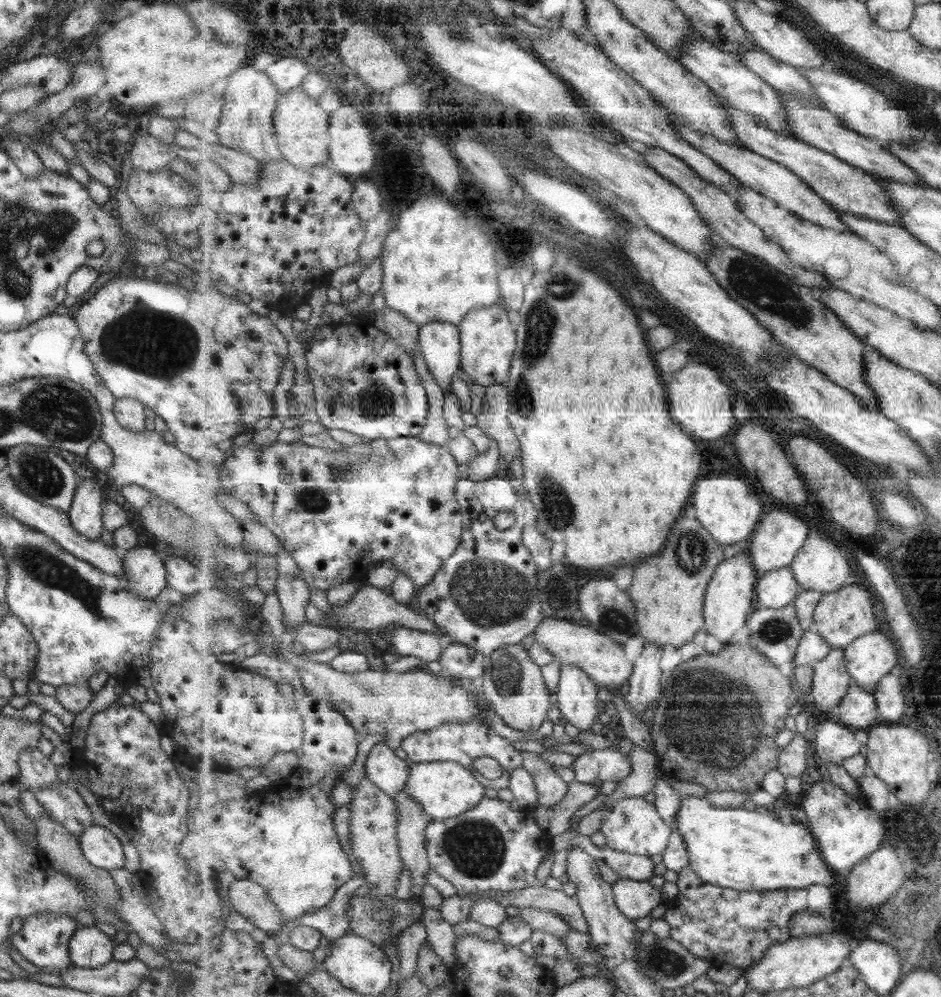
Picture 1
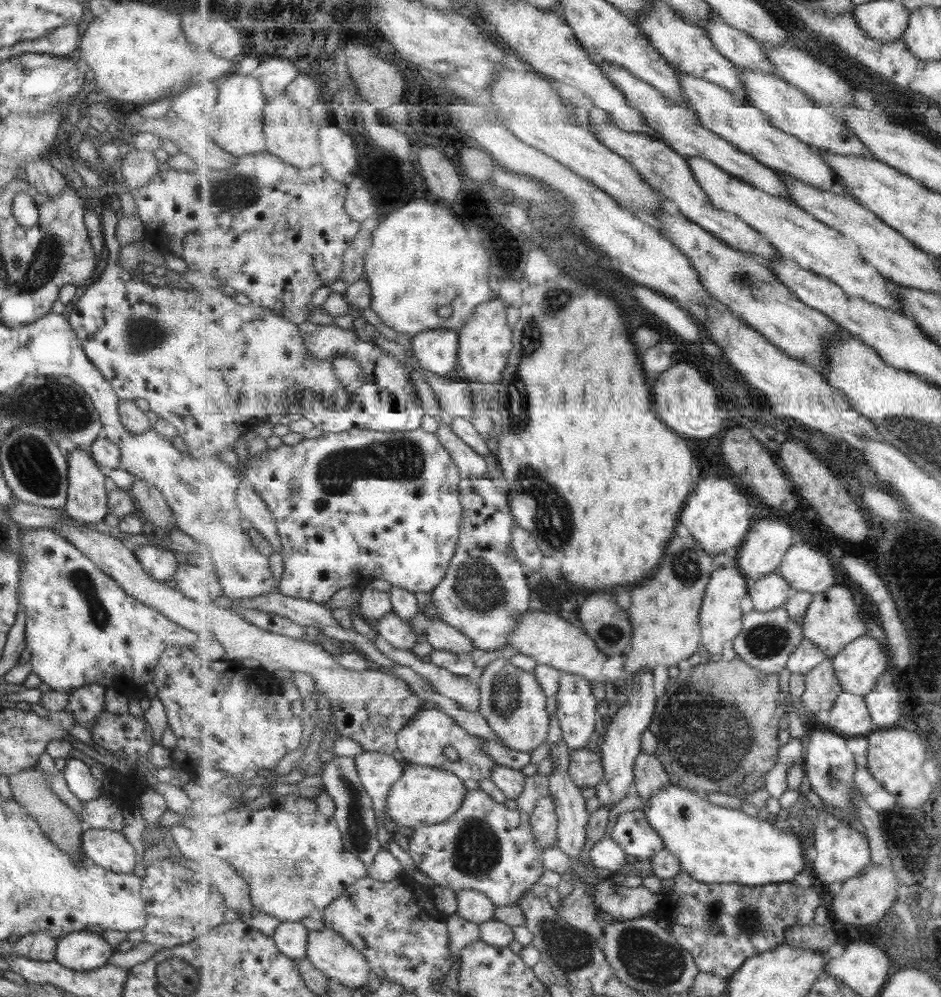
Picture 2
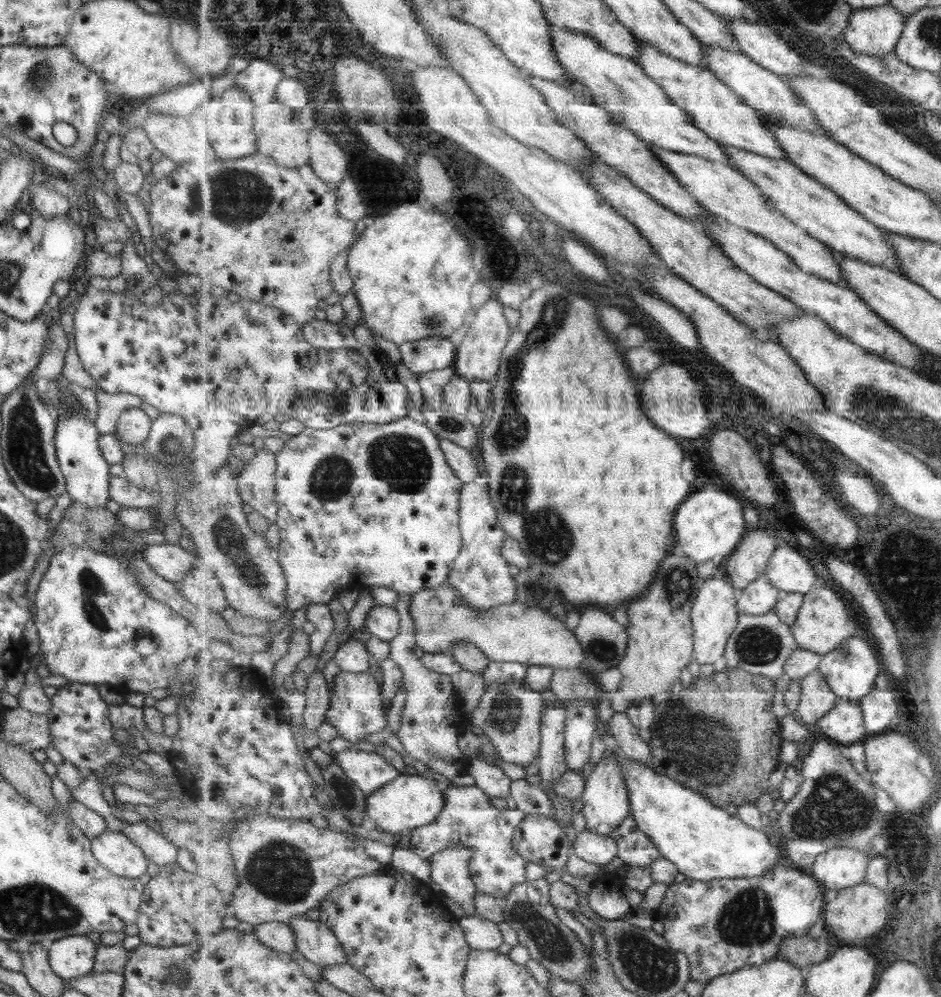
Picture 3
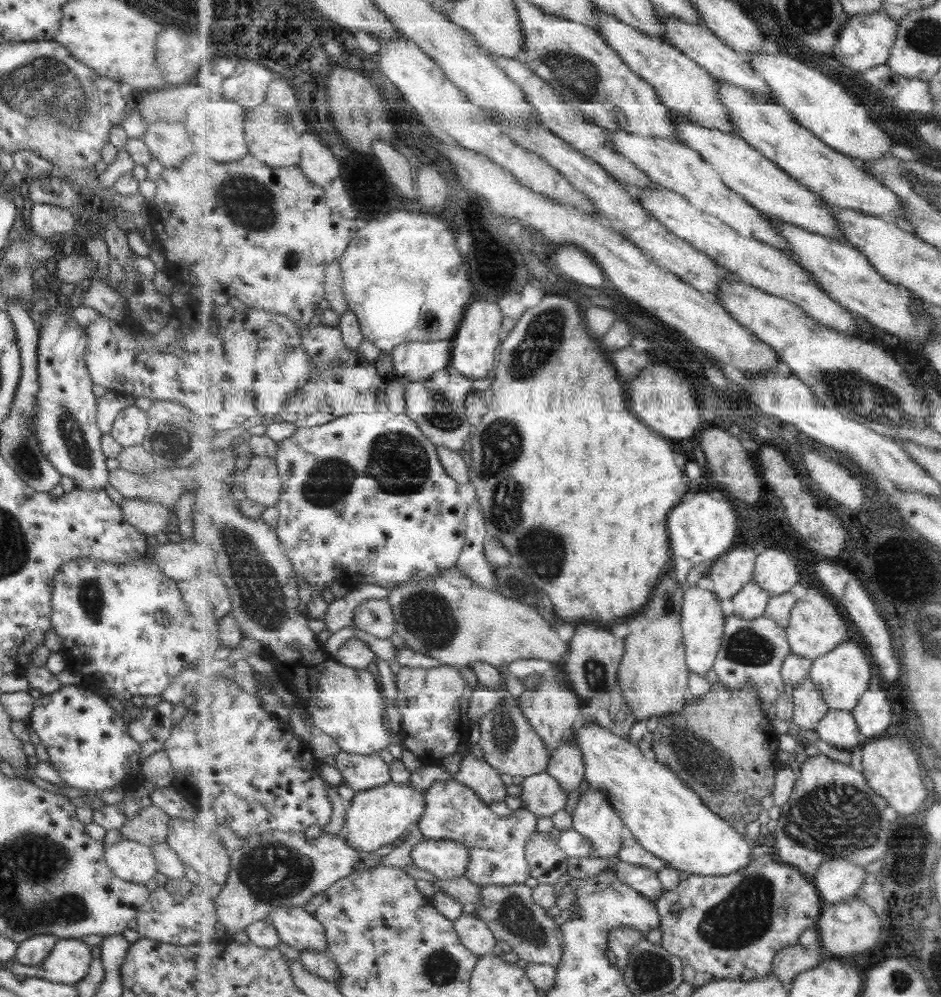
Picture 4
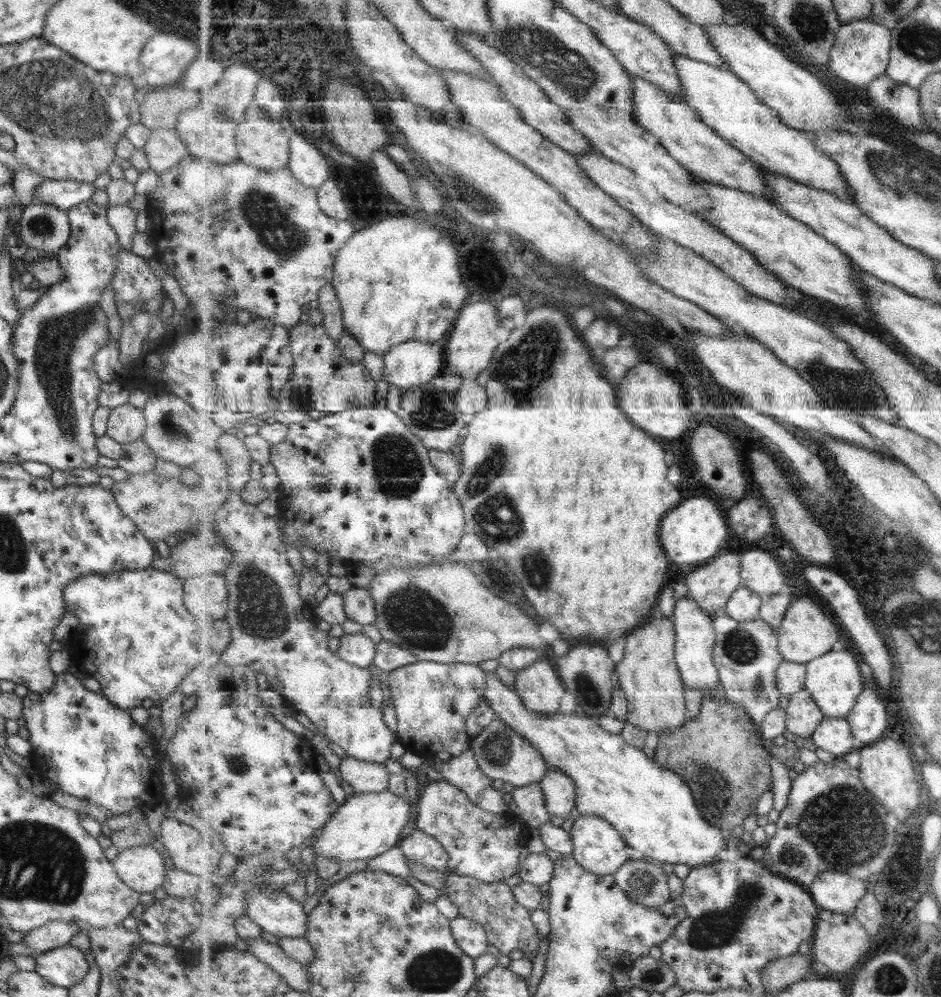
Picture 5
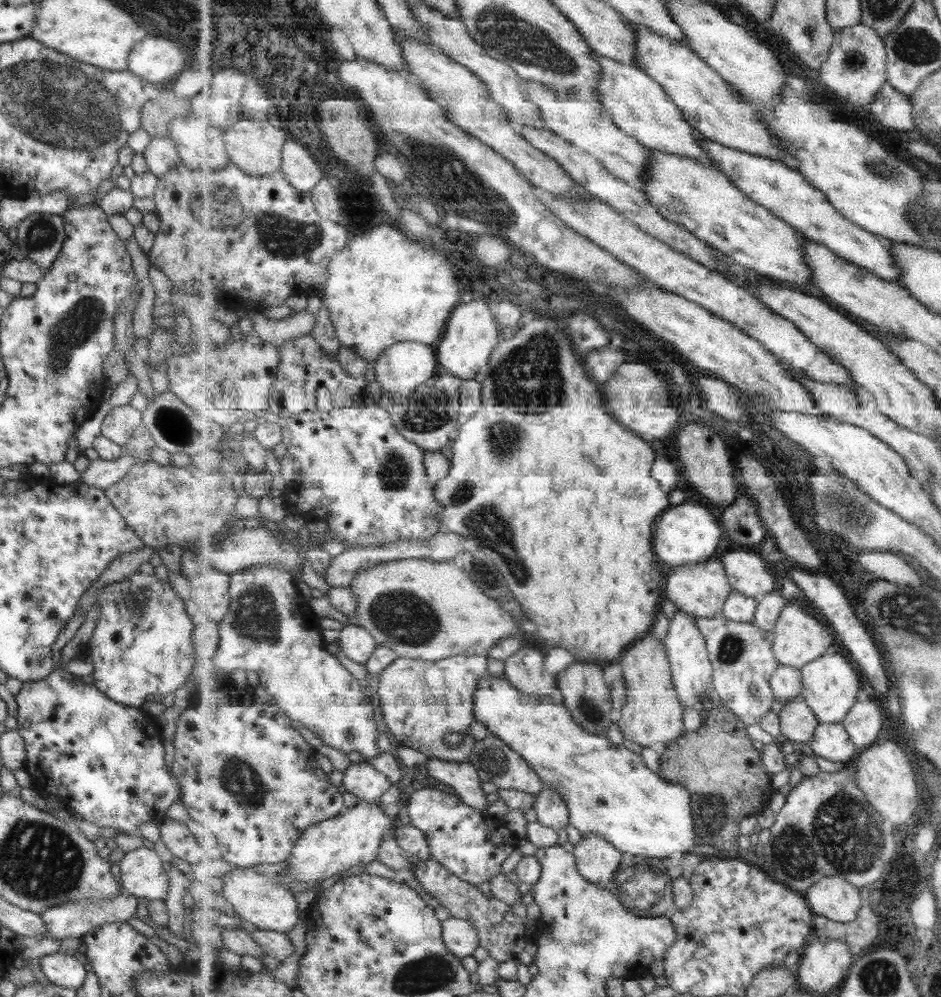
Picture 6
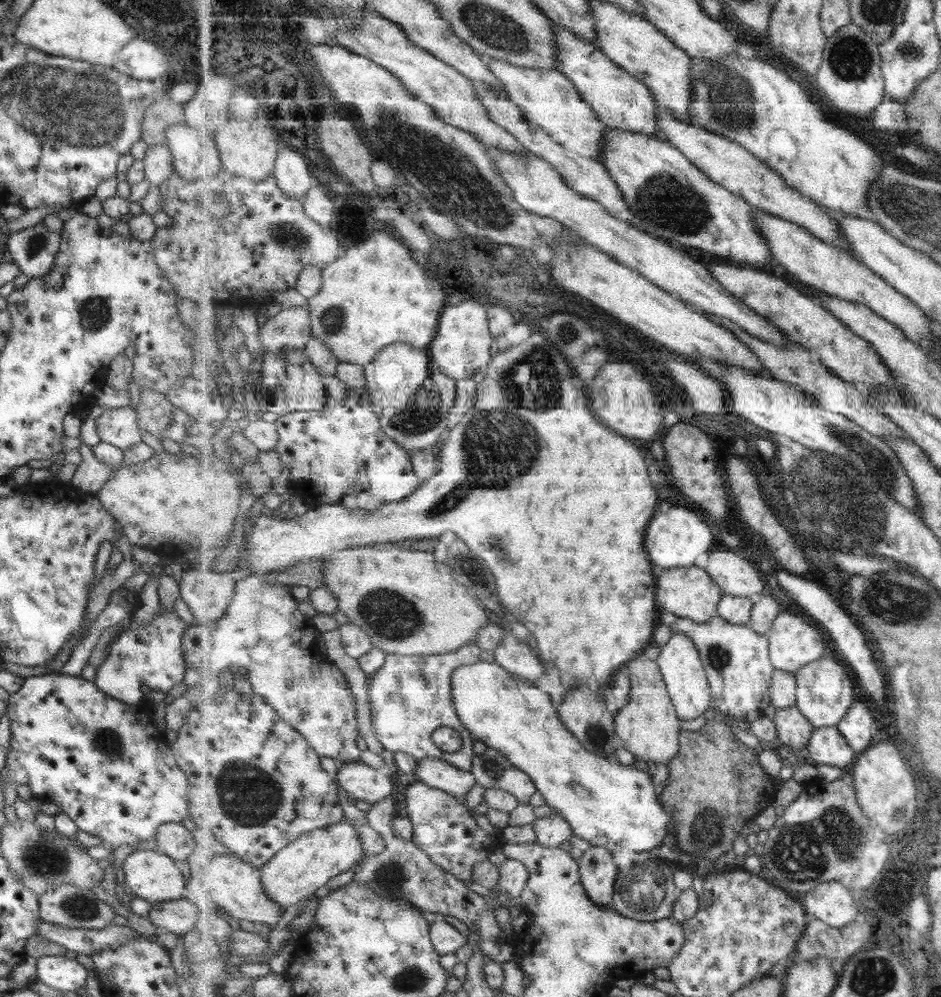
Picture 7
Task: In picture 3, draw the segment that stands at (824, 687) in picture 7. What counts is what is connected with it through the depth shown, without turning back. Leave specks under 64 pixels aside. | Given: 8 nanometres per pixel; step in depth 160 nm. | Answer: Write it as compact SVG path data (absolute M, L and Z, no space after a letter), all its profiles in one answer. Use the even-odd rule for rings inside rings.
M857 636L847 640L834 652L825 655L818 669L821 674L826 675L827 683L830 684L835 695L859 704L877 687L881 662L877 658L877 652L869 644L869 640L865 640L865 636Z

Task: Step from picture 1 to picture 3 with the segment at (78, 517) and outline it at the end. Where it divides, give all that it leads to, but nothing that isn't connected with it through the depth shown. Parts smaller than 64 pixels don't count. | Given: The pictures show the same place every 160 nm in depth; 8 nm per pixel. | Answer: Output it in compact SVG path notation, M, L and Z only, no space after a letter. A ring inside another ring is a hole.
M75 411L55 422L55 432L52 436L55 456L61 474L64 476L65 491L69 494L71 502L85 505L89 508L104 506L108 501L108 480L110 474L99 448L98 432L95 425L83 411Z

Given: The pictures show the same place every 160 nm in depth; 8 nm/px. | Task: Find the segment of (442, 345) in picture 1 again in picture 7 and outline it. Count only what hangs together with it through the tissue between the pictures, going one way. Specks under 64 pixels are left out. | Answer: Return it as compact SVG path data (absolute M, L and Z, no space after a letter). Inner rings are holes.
M406 342L389 345L381 349L375 360L364 367L369 402L378 410L391 406L405 406L415 397L415 392L423 386L425 378L429 378L433 370L427 348L420 349Z

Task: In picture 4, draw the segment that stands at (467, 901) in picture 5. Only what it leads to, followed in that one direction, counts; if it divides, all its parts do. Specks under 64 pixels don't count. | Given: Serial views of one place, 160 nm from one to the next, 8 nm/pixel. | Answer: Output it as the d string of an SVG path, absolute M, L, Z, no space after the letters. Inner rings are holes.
M523 884L480 886L481 908L478 917L488 924L495 938L508 943L513 952L526 962L545 963L551 966L562 964L565 942L559 925L547 914L547 908L534 901L534 888Z

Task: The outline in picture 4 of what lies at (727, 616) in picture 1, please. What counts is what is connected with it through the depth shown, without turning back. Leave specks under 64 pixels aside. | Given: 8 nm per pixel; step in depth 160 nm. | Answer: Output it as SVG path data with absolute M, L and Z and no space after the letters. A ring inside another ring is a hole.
M691 587L687 590L683 603L683 633L686 636L687 665L692 672L704 677L714 668L719 650L726 634L727 618L721 612L718 594L703 588Z

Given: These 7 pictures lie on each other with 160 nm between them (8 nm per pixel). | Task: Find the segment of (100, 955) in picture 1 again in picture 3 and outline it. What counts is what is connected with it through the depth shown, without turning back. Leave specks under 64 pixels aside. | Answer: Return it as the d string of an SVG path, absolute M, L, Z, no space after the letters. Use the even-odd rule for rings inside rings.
M83 935L53 941L48 948L50 969L65 981L91 973L96 947Z

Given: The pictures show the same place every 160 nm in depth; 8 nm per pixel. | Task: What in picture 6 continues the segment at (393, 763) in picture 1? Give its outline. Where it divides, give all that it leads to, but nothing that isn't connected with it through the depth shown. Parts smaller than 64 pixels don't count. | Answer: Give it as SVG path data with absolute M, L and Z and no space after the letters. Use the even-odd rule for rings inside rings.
M366 761L349 765L343 774L342 789L364 802L376 803L392 786L383 772Z

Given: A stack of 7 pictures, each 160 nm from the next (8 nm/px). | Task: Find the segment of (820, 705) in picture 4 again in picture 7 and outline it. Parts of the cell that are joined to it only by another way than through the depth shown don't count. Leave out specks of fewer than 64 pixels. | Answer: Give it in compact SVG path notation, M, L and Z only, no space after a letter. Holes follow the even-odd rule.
M797 704L777 709L773 719L778 732L778 744L785 745L791 752L810 744L816 728Z

